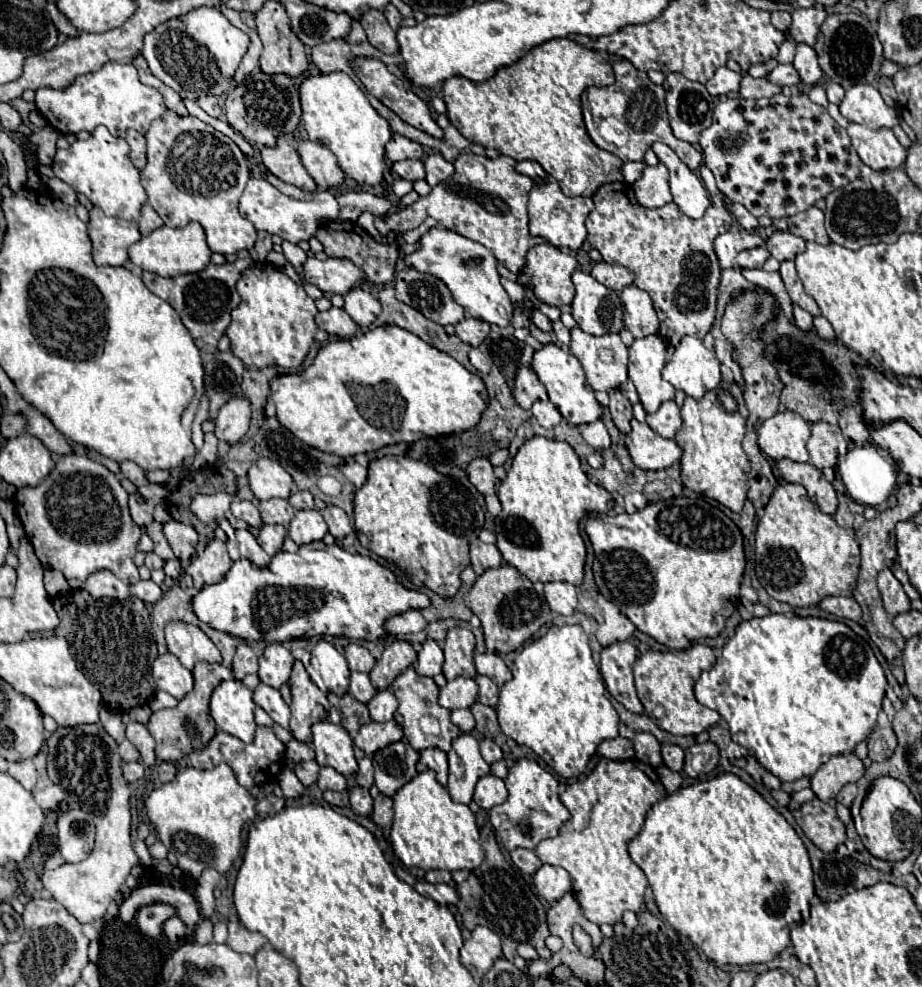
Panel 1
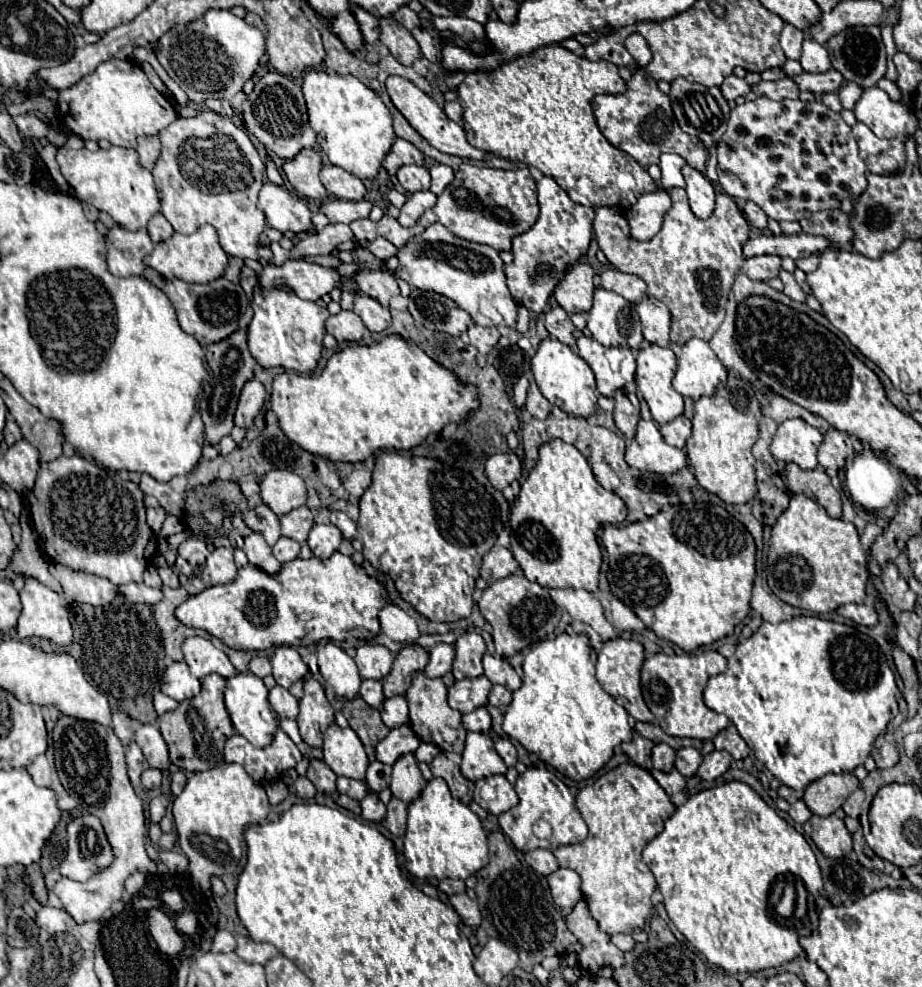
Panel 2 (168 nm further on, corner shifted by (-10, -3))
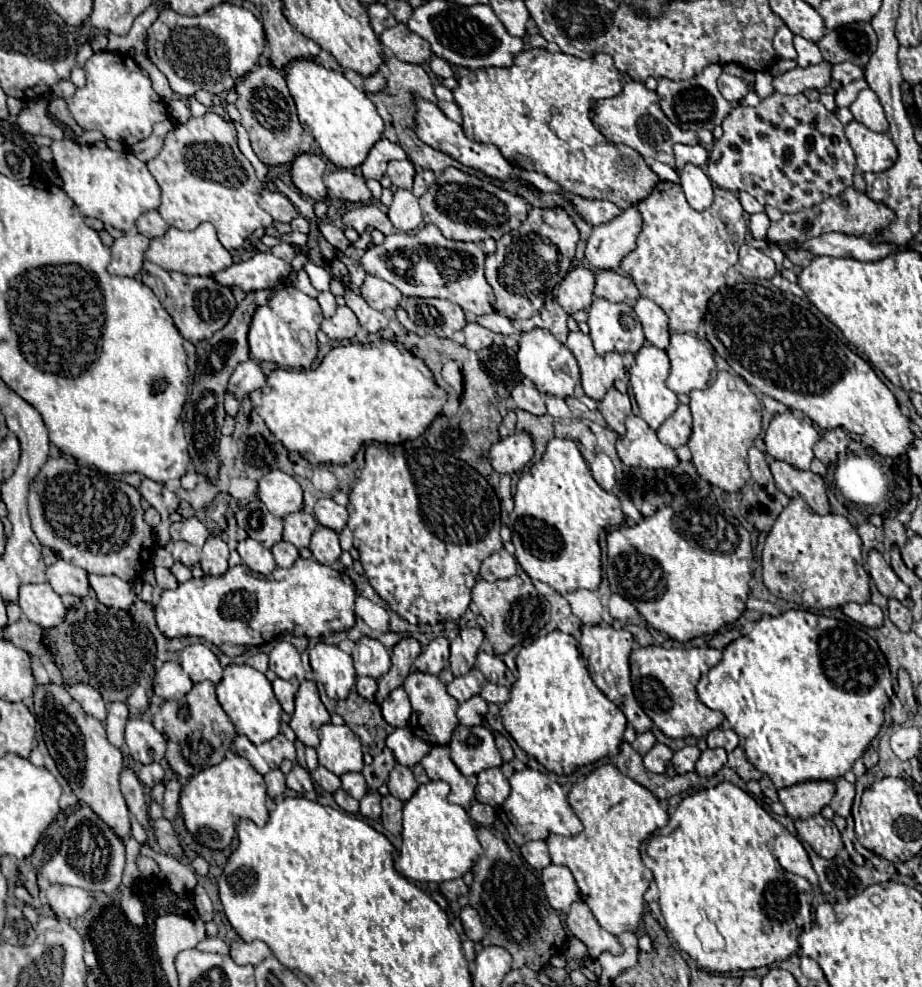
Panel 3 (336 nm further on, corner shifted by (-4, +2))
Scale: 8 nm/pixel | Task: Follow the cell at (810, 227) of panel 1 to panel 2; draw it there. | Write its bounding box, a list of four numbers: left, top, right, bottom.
[799,209,853,247]

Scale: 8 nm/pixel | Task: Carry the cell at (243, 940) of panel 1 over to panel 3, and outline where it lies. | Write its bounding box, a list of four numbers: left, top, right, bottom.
[231,940,271,964]

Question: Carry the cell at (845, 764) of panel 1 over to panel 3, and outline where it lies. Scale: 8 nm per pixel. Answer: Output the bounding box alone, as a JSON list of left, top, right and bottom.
[779,780,837,818]

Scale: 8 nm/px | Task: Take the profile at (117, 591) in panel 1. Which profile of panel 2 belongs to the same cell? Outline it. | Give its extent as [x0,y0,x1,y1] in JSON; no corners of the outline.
[51,565,117,607]

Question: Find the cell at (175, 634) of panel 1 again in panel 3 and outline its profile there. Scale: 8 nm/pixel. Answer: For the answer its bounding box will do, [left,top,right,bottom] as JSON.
[179,642,223,684]

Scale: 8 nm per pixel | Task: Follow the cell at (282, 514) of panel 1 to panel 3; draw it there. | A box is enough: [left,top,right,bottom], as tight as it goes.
[283,510,317,548]

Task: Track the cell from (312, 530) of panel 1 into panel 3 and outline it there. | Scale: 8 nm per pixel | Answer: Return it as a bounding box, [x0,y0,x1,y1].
[309,526,341,566]

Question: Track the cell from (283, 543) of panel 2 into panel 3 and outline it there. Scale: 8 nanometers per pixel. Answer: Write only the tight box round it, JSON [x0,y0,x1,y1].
[271,542,299,568]

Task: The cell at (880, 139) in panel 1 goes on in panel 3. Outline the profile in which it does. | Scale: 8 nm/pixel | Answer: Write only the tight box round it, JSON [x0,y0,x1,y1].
[845,120,897,172]

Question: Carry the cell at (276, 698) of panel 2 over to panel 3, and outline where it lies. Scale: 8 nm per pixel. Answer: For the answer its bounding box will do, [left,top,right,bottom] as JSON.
[273,678,297,714]

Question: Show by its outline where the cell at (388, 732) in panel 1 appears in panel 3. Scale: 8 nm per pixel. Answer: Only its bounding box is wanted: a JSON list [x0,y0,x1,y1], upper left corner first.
[385,728,431,768]

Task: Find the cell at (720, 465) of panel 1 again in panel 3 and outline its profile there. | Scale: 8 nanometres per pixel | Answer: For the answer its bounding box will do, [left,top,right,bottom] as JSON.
[687,372,761,492]

